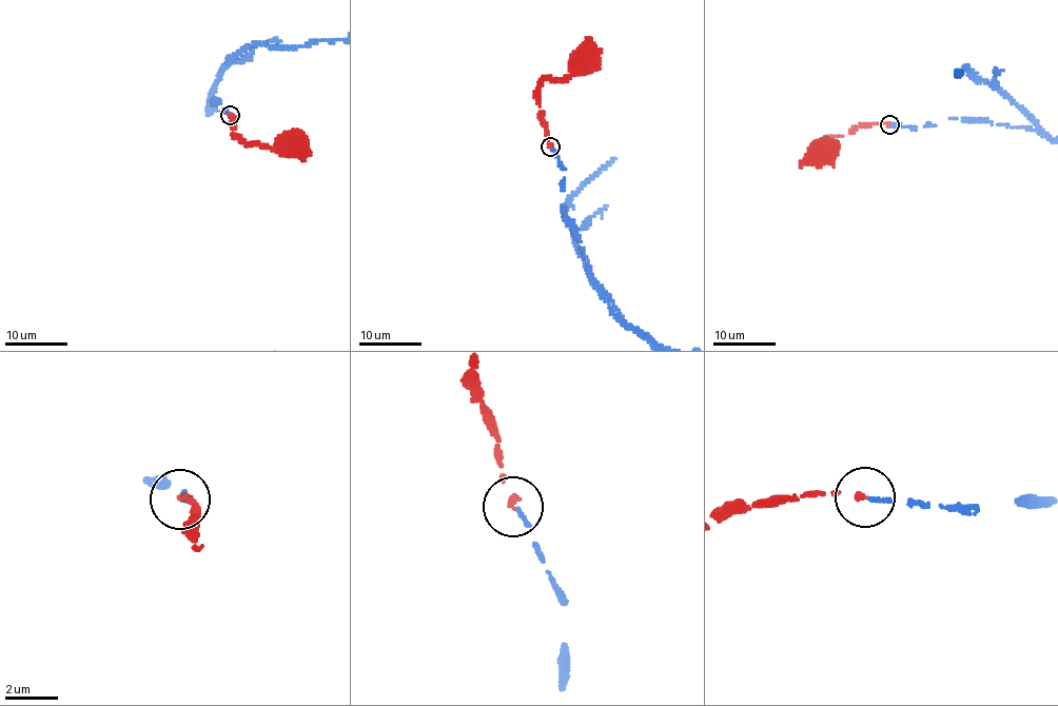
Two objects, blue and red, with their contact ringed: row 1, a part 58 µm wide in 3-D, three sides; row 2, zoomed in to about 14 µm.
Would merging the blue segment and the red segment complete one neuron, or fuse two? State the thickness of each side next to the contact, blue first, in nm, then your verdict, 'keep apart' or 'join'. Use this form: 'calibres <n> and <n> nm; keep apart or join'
calibres 170 and 200 nm; join

